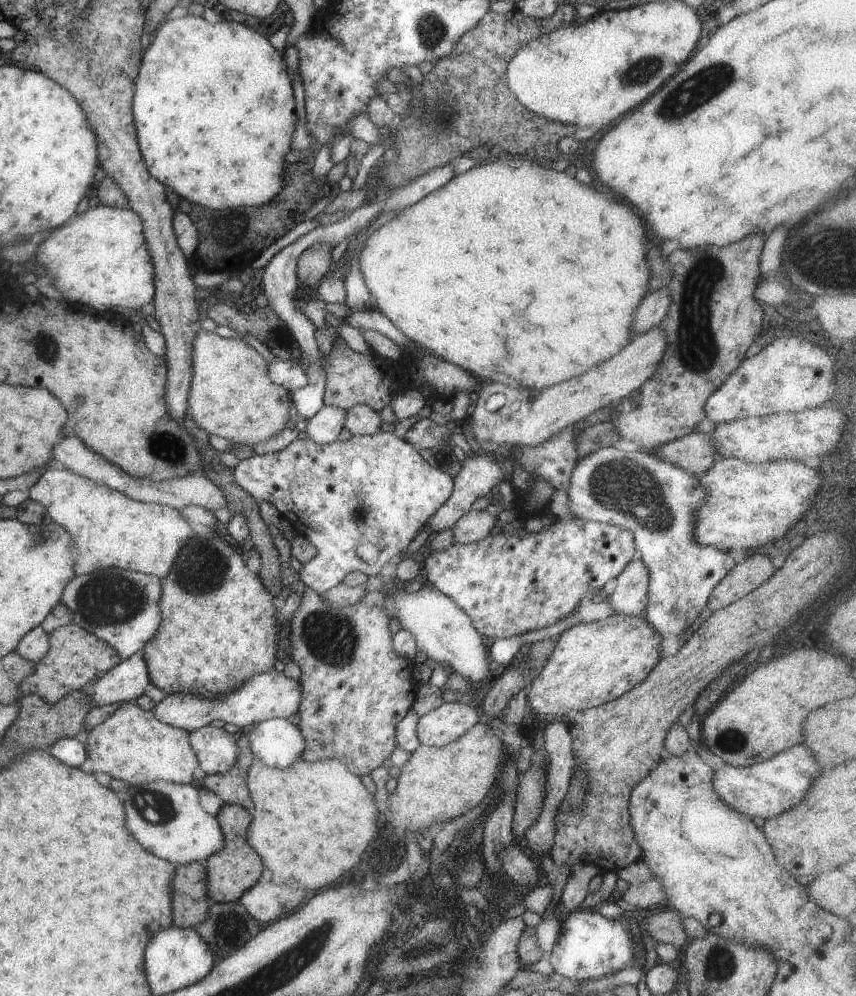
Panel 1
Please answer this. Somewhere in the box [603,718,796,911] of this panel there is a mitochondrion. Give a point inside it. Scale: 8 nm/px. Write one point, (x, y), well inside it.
(734, 742)

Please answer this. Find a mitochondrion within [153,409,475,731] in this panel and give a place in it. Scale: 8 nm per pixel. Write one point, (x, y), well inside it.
(331, 638)

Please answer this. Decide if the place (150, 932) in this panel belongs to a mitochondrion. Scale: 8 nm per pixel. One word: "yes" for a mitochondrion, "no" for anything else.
no

